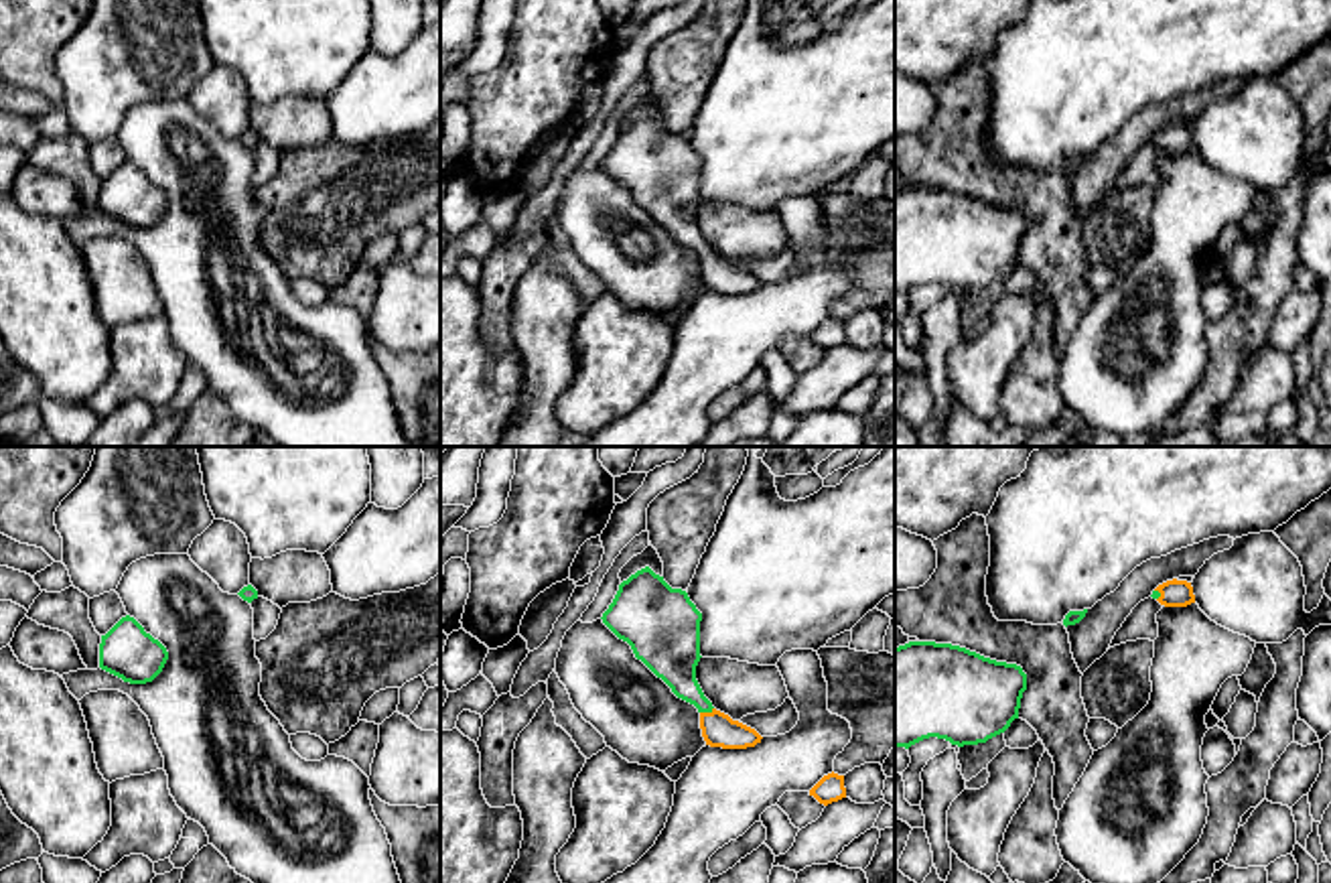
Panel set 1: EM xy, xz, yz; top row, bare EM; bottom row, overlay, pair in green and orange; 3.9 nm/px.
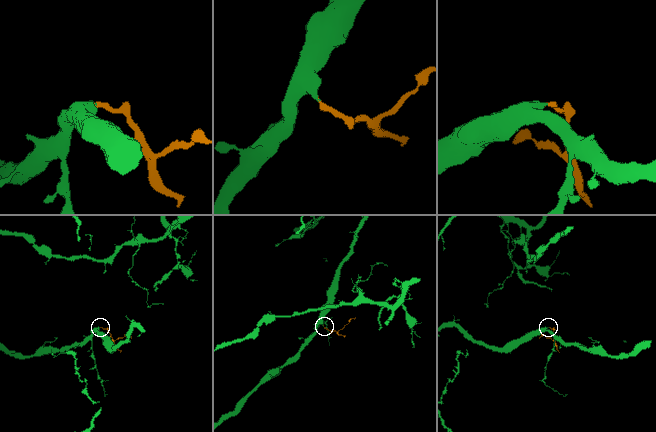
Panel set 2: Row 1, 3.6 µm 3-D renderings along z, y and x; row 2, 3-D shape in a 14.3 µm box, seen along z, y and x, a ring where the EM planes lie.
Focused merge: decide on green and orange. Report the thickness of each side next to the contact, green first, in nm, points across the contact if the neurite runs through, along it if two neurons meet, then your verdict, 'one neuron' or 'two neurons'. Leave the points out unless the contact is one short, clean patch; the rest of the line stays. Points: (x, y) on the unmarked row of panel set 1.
calibres 190 and 140 nm; way xz (674, 204), (682, 228), (707, 256), (719, 275); one neuron

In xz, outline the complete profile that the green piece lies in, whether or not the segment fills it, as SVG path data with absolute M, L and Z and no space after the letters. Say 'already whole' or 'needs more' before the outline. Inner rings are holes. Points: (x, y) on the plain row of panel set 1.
needs more; M645 112L619 130L601 164L678 244L698 254L706 290L747 294L761 288L755 274L716 256L696 225L702 158L686 136L672 134Z

